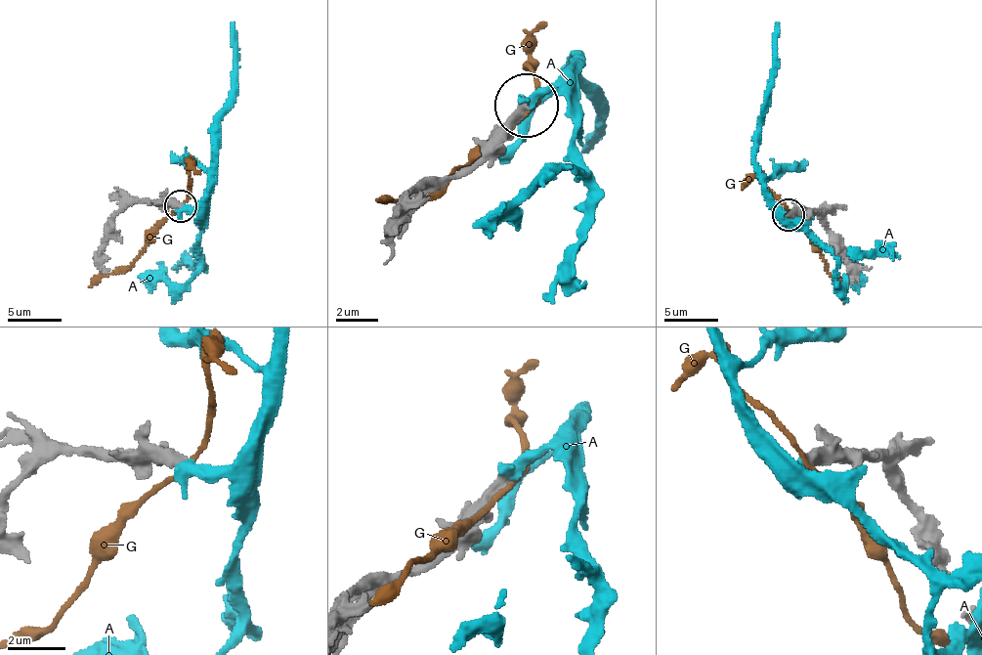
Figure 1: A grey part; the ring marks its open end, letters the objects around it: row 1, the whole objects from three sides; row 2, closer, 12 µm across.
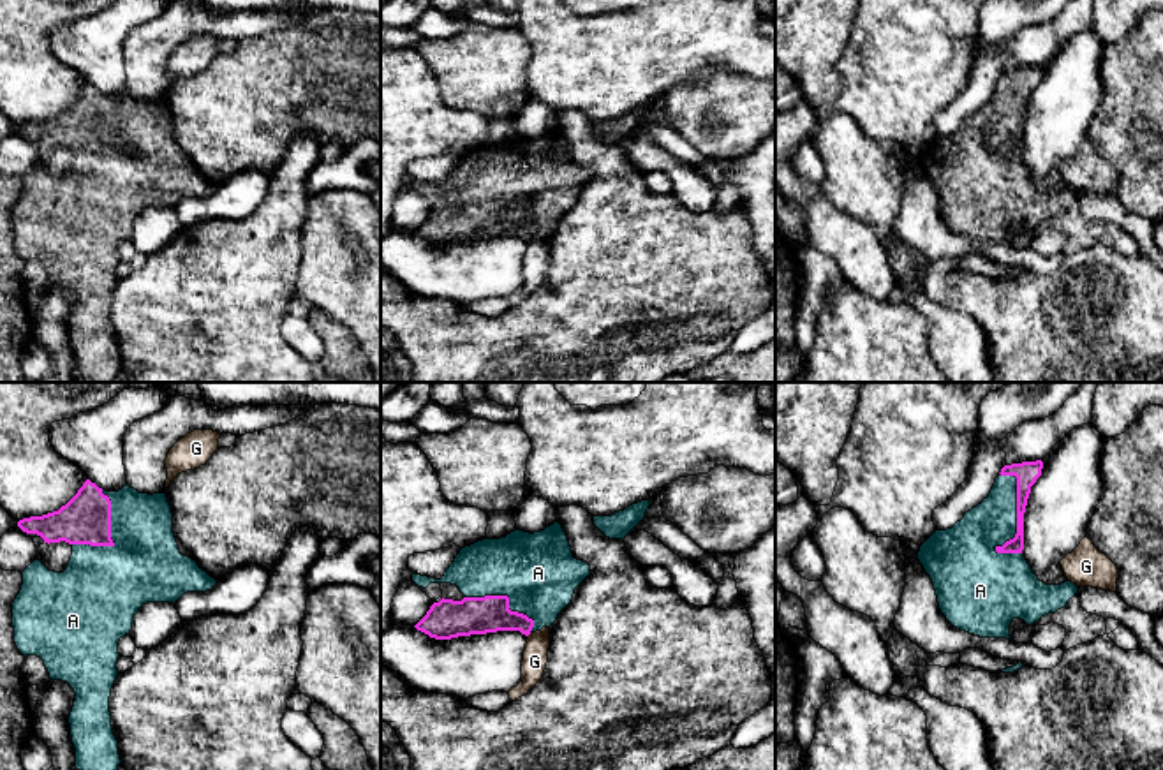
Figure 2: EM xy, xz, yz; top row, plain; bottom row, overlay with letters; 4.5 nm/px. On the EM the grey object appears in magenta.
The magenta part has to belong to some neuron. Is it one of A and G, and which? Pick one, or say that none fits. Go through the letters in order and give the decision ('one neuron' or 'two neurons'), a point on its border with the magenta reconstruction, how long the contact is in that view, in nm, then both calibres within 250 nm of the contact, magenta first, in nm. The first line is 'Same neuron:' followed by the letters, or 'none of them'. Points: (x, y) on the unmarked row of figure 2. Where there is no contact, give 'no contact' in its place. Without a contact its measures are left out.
Same neuron: A
A: one neuron | yz (1017, 127) | 380 nm | 110/240 nm
G: two neurons | no contact

